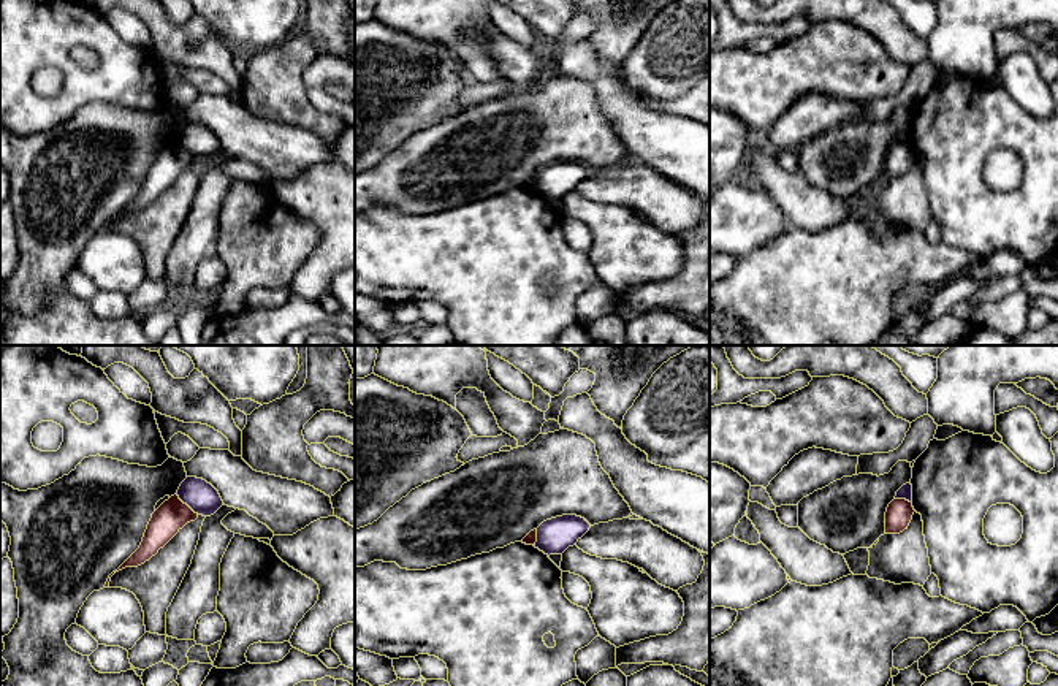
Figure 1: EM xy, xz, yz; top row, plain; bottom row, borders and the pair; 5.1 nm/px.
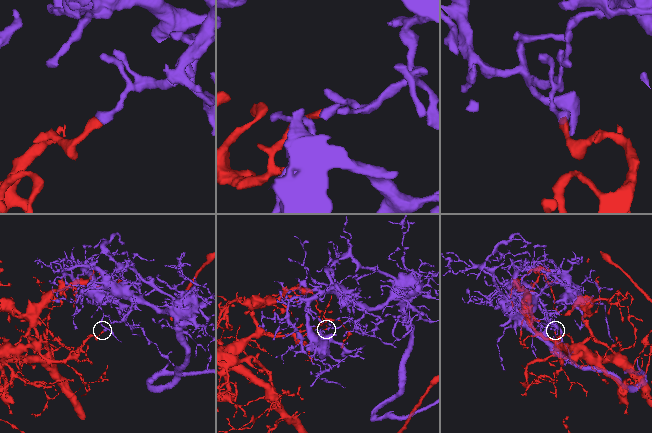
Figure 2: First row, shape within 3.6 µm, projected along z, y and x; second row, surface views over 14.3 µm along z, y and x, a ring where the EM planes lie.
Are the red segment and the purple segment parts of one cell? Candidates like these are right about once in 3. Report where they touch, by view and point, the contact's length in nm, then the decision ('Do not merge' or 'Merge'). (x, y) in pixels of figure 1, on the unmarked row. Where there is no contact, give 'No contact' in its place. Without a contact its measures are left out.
Touches red at xy (186, 149). Shared border 160 nm. Do not merge

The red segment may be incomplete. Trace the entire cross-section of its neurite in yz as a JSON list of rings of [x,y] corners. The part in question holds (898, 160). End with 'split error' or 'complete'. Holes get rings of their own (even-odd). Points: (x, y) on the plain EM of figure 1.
[[[893,144],[885,157],[885,179],[900,179],[908,174],[914,157],[912,147]]]; complete

